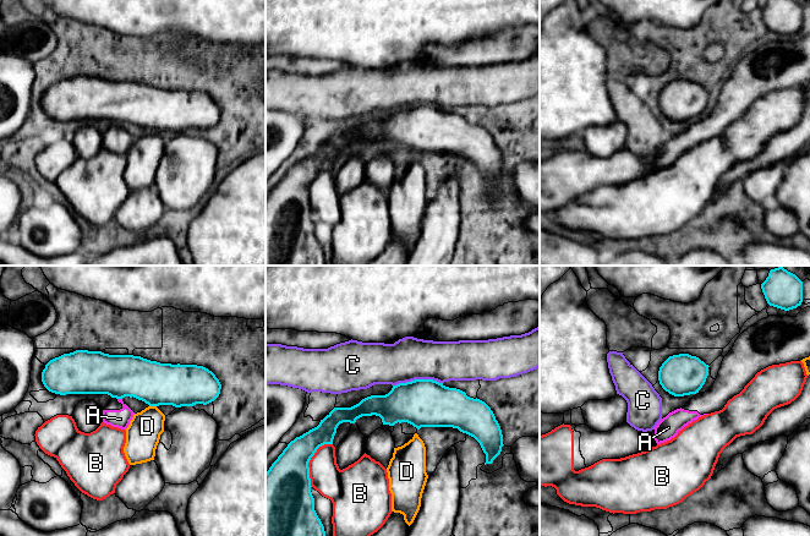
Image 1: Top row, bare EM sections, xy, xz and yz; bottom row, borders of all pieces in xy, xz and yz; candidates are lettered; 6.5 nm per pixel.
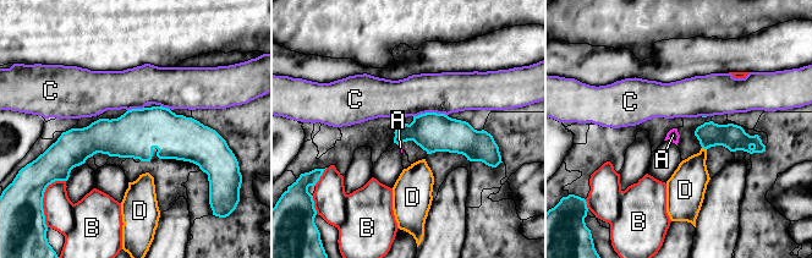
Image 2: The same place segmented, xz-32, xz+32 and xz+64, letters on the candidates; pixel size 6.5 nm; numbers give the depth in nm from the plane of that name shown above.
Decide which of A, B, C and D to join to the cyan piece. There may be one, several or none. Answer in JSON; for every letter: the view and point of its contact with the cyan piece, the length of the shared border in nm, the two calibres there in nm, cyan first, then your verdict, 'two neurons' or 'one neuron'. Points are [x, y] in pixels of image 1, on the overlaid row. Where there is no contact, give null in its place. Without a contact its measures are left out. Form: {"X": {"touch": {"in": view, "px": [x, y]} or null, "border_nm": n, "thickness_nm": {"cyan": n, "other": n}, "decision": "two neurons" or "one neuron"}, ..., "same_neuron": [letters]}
{"A": {"touch": {"in": "xy", "px": [120, 398]}, "border_nm": 30, "thickness_nm": {"cyan": 280, "other": 120}, "decision": "two neurons"}, "B": {"touch": {"in": "xz", "px": [310, 459]}, "border_nm": 320, "thickness_nm": {"cyan": 320, "other": 220}, "decision": "two neurons"}, "C": {"touch": {"in": "xz", "px": [417, 379]}, "border_nm": 320, "thickness_nm": {"cyan": 320, "other": 280}, "decision": "two neurons"}, "D": {"touch": {"in": "xy", "px": [153, 405]}, "border_nm": 50, "thickness_nm": {"cyan": 280, "other": 220}, "decision": "two neurons"}, "same_neuron": []}

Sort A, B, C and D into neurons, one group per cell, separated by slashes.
A B D / C

